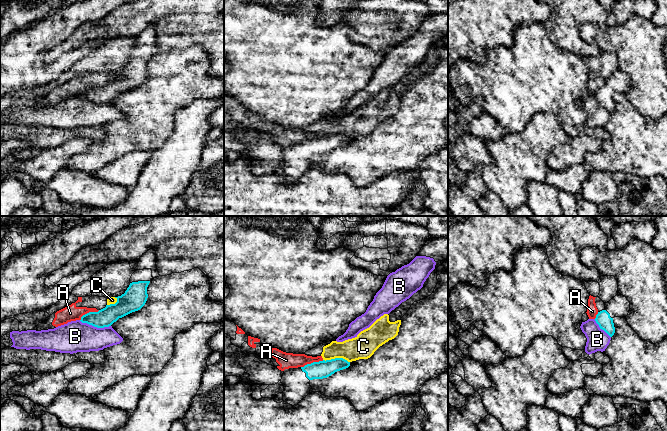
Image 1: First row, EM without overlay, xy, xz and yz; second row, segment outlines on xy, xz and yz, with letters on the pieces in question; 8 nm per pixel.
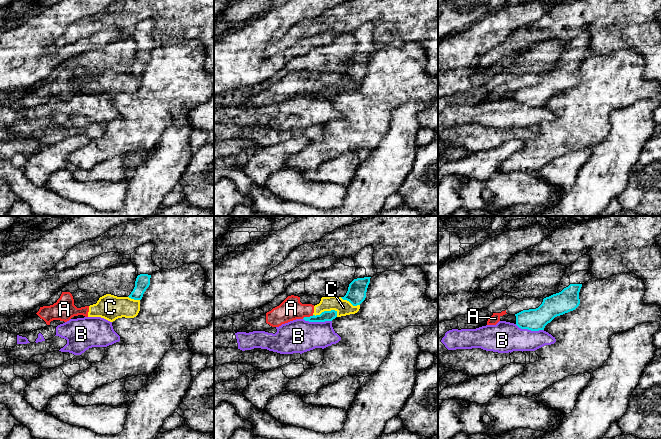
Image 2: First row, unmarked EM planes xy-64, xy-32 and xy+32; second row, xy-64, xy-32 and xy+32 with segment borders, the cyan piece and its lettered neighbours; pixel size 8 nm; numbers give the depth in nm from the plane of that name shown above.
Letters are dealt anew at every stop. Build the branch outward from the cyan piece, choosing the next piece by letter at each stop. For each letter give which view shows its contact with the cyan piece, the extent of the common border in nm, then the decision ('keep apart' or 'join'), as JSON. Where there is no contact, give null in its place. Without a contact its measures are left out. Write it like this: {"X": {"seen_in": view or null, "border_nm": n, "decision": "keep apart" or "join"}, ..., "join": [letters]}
{"A": {"seen_in": "xz", "border_nm": 190, "decision": "keep apart"}, "B": {"seen_in": "xy", "border_nm": 260, "decision": "keep apart"}, "C": {"seen_in": "xz", "border_nm": 220, "decision": "keep apart"}, "join": []}

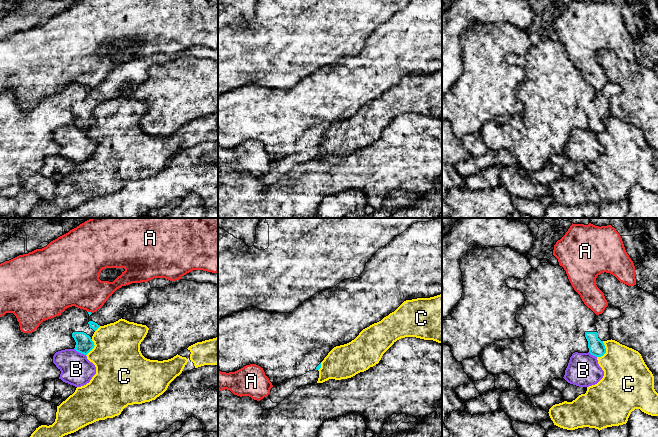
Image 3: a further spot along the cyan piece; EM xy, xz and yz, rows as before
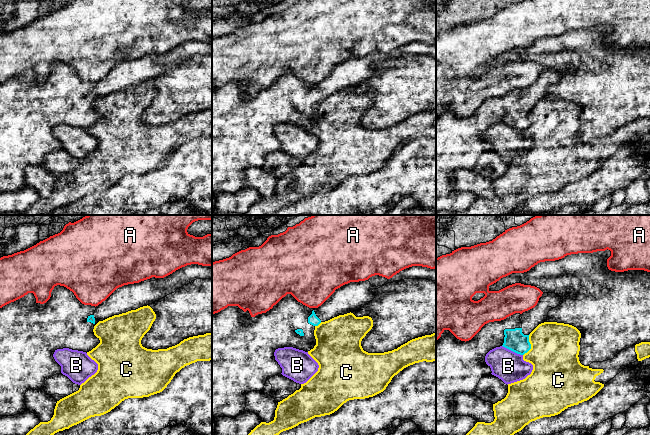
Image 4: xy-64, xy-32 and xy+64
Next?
{"A": {"seen_in": "xy", "border_nm": 50, "decision": "keep apart"}, "B": {"seen_in": "xy", "border_nm": 110, "decision": "keep apart"}, "C": {"seen_in": "yz", "border_nm": 140, "decision": "keep apart"}, "join": []}

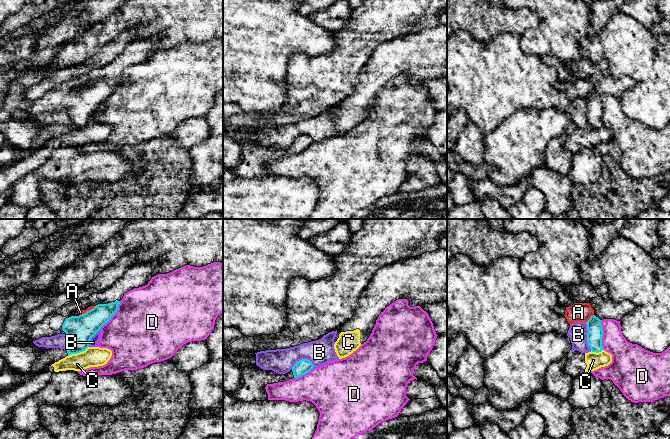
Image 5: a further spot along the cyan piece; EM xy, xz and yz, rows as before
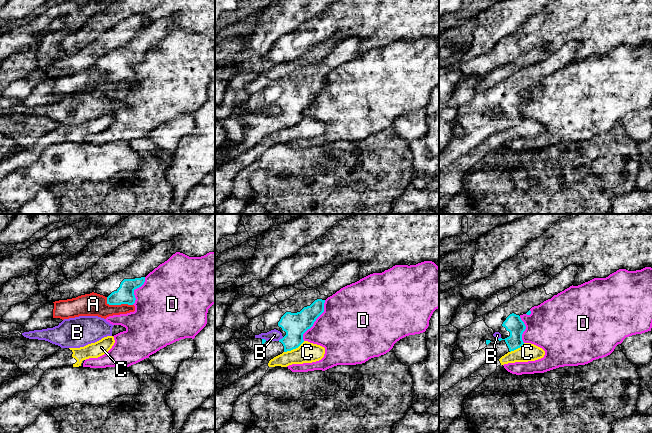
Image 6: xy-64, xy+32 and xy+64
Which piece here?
{"A": {"seen_in": "yz", "border_nm": 100, "decision": "keep apart"}, "B": {"seen_in": "yz", "border_nm": 220, "decision": "keep apart"}, "C": {"seen_in": "xy", "border_nm": 190, "decision": "keep apart"}, "D": {"seen_in": "yz", "border_nm": 240, "decision": "keep apart"}, "join": []}

